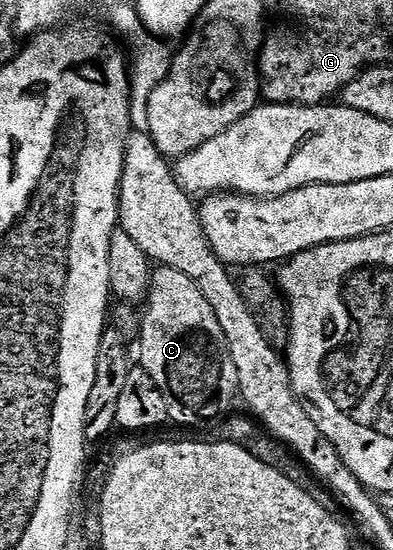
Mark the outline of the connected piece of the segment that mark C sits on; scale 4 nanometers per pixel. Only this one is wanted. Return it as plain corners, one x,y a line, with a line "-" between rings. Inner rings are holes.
158,266
153,271
148,303
149,308
141,319
139,365
151,373
151,381
159,385
167,401
170,420
182,428
220,420
230,410
233,399
235,403
238,398
237,374
235,361
231,361
227,349
227,337
223,337
219,321
215,321
215,309
211,309
207,297
203,297
203,289
199,289
187,273

